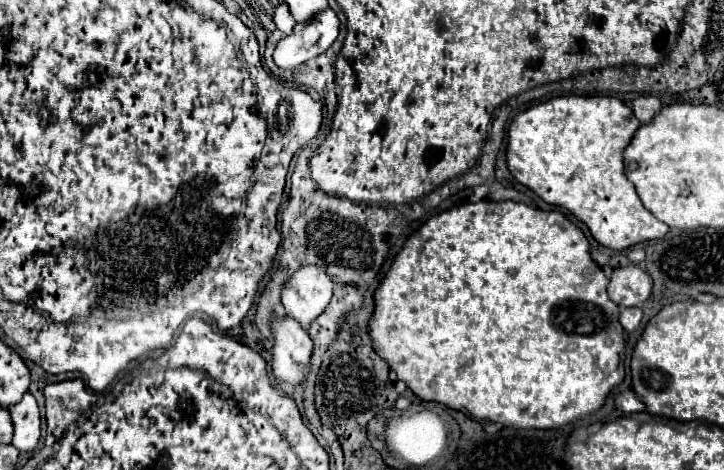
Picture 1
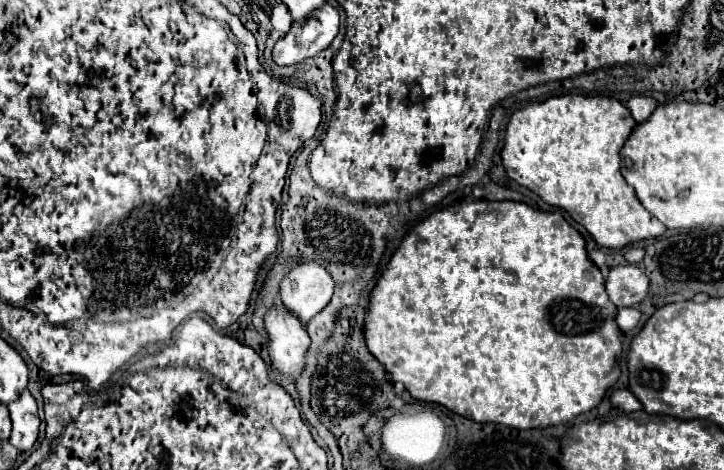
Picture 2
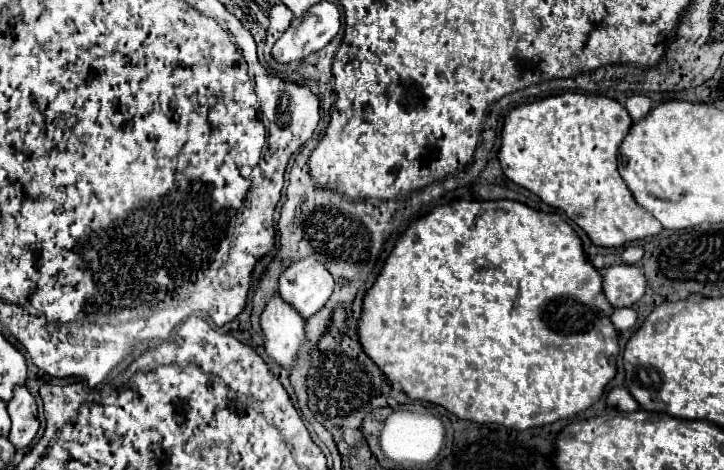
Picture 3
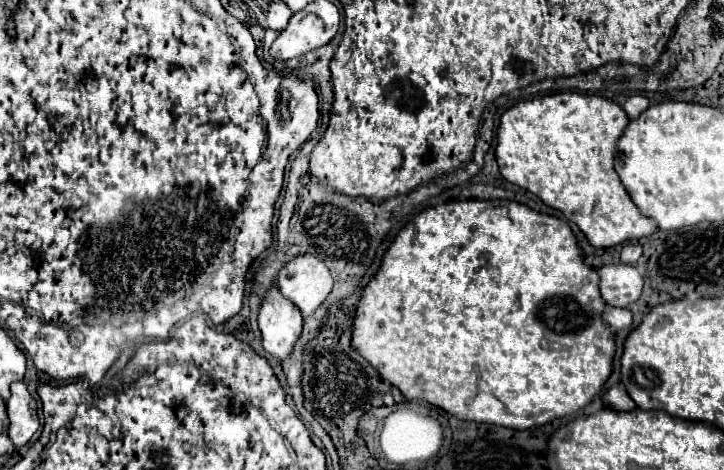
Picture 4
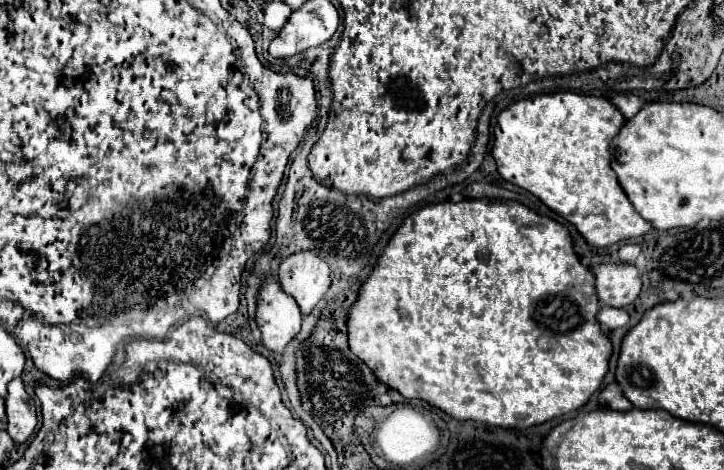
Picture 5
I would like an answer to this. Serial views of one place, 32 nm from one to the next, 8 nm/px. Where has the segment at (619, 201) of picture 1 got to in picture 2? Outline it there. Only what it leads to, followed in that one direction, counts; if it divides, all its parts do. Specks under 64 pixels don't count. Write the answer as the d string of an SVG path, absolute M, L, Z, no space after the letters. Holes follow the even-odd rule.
M564 94L548 98L546 102L530 104L512 114L504 136L504 168L512 180L536 192L546 204L564 208L576 222L580 222L592 234L592 238L600 246L620 250L632 242L662 236L666 230L664 224L660 224L660 220L656 220L646 208L642 208L640 200L636 200L634 188L626 184L620 172L620 148L624 146L624 142L636 126L638 122L632 120L628 108L616 98L582 94Z

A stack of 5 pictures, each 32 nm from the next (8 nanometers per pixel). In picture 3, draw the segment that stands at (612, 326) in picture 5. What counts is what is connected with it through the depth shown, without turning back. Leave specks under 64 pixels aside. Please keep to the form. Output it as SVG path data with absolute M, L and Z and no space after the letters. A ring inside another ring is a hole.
M616 308L610 320L616 326L616 330L630 330L638 320L638 312L634 308Z

